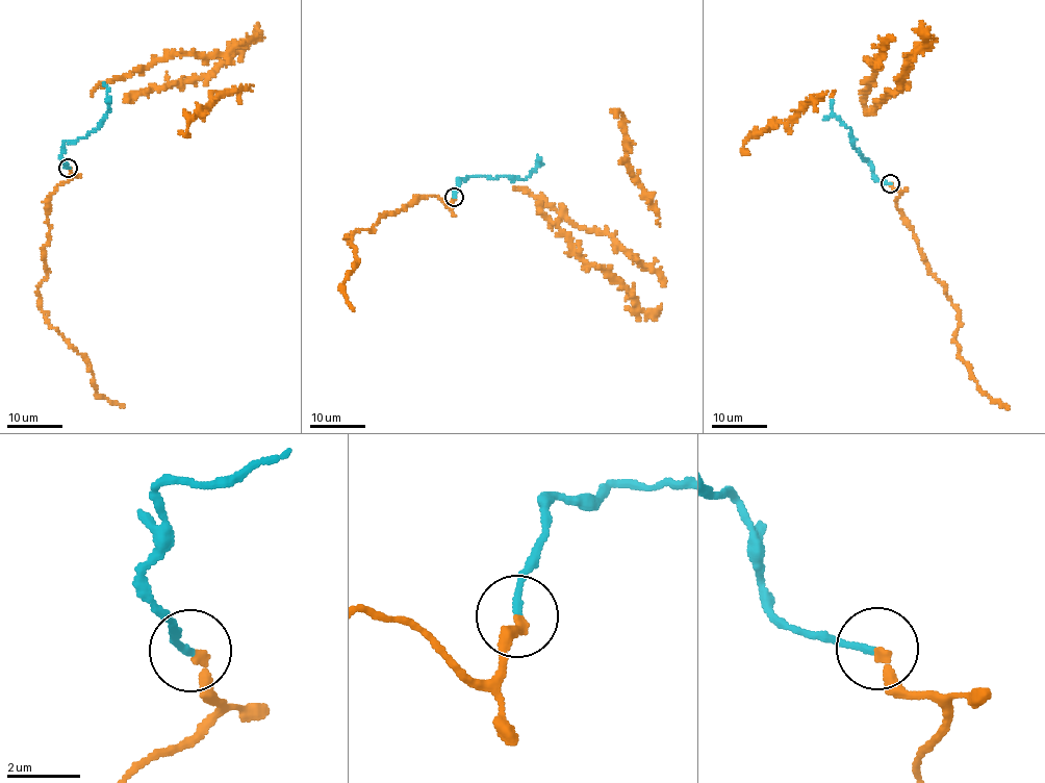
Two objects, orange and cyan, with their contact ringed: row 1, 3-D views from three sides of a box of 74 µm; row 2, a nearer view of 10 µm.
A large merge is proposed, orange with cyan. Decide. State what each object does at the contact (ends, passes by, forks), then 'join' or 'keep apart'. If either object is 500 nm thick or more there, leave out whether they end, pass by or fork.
orange ends | cyan ends | join

